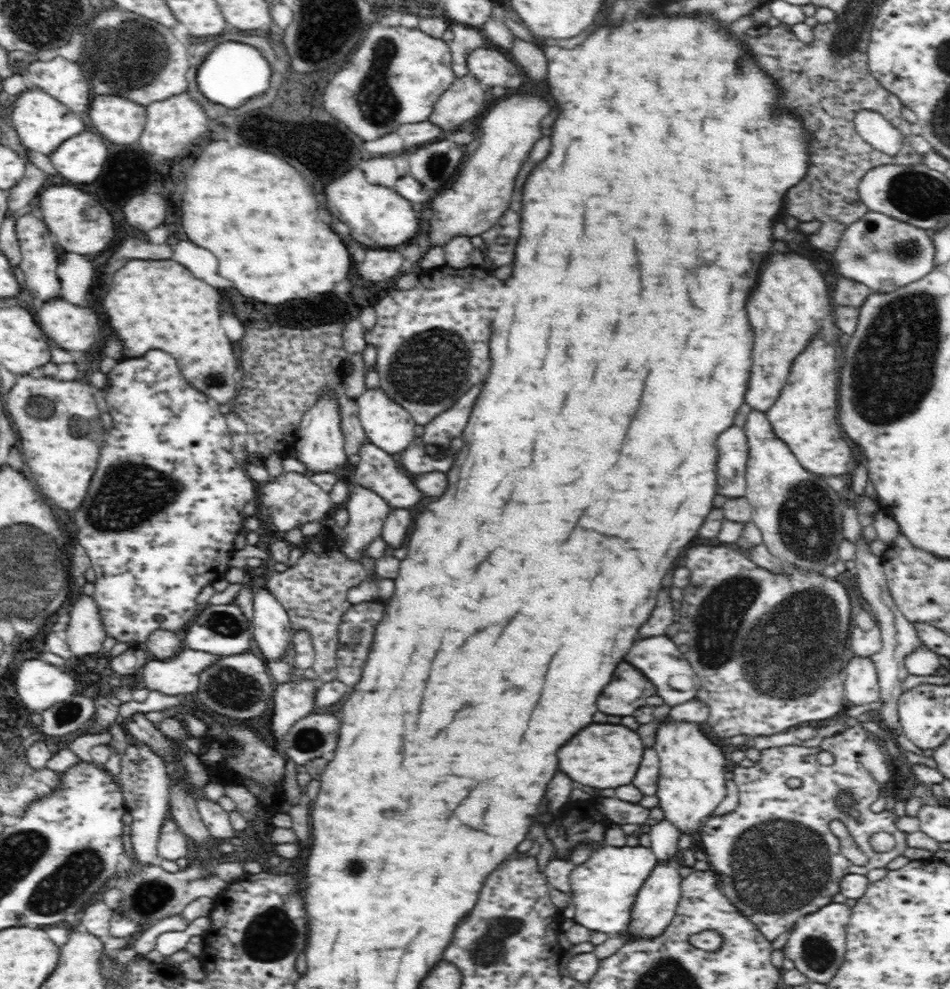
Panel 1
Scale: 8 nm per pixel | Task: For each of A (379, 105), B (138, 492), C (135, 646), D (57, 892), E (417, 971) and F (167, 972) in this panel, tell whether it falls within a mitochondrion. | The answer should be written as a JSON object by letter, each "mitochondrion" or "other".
{"A":"mitochondrion","B":"mitochondrion","C":"other","D":"mitochondrion","E":"other","F":"other"}

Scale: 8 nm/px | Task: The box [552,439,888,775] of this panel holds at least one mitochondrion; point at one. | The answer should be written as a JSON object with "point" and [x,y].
{"point":[718,625]}

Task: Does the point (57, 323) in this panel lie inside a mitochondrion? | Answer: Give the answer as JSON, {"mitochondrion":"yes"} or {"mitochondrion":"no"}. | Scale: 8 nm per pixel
{"mitochondrion":"no"}

